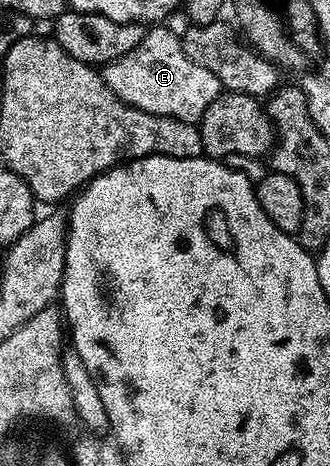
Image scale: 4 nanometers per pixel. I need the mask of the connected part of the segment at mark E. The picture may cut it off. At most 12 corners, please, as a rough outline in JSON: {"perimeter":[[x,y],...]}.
{"perimeter":[[165,26],[100,69],[123,102],[197,124],[221,95]]}

